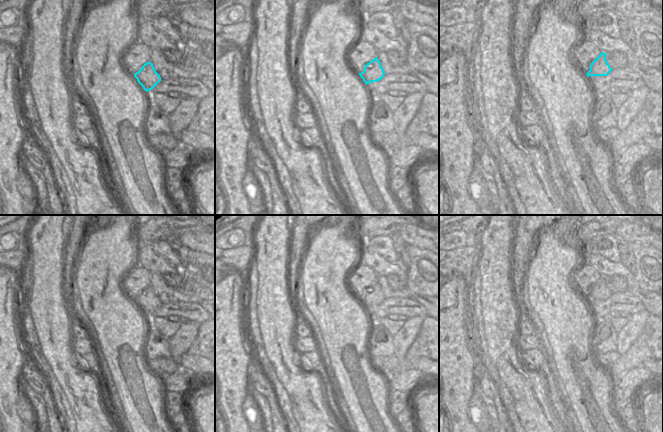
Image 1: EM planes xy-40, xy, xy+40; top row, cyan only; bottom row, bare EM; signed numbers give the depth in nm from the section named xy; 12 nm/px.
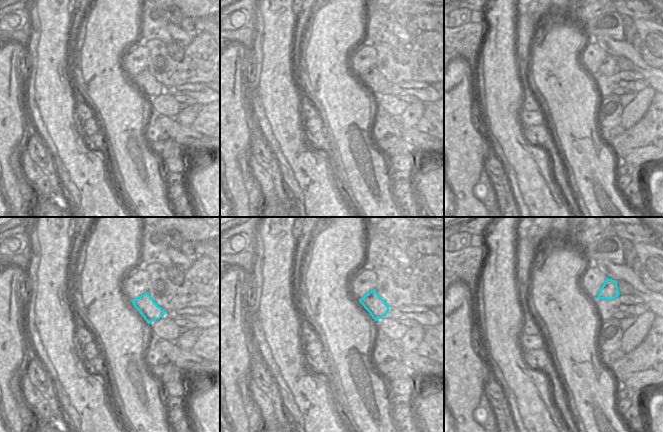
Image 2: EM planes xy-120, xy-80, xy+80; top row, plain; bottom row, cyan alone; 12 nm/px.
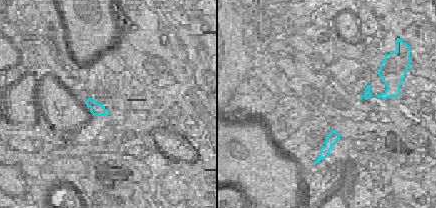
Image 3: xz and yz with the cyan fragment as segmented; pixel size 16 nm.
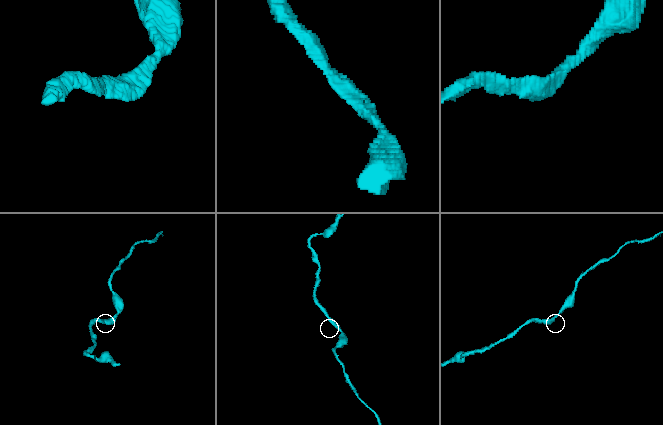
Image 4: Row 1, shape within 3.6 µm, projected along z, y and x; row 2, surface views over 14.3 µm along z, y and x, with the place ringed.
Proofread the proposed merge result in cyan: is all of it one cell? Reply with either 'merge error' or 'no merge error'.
no merge error

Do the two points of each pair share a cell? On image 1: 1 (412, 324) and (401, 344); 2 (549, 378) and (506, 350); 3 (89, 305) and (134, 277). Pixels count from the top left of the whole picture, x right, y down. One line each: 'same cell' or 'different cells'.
1: same cell
2: different cells
3: different cells

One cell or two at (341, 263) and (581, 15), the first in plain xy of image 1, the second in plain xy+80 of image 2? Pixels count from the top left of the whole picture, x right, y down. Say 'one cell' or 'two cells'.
two cells

